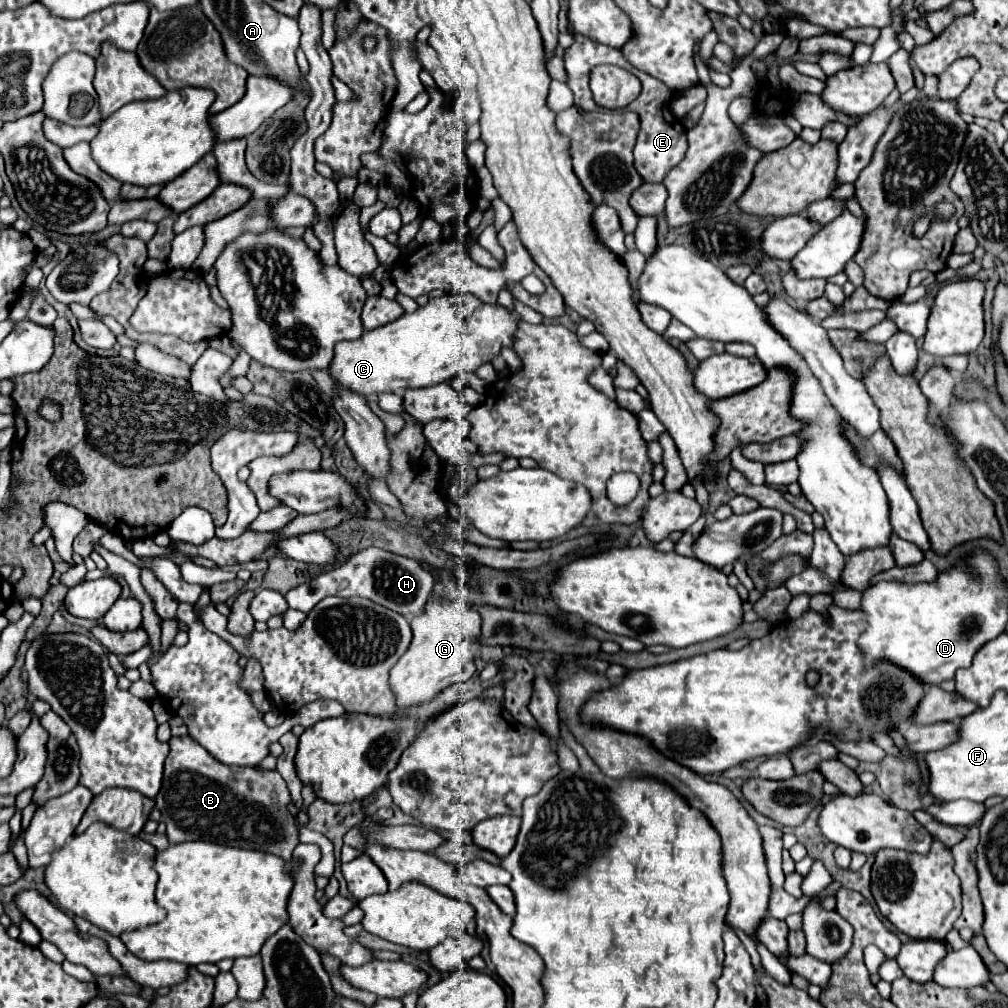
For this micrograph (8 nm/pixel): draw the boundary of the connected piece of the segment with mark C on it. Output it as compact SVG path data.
M450 293L436 299L428 299L428 303L424 307L418 307L414 313L404 313L400 319L384 327L366 331L356 341L338 343L334 351L334 361L330 365L332 377L336 377L336 381L342 383L346 389L356 391L367 399L377 400L378 393L394 393L403 397L408 389L452 381L460 373L474 373L480 365L498 357L504 347L512 349L518 323L520 319L514 315L514 311L498 303L480 303L480 299L468 293Z

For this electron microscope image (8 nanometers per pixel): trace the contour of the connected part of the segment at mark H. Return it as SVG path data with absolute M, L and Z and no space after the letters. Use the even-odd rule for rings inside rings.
M368 547L368 549L352 555L340 567L336 567L328 573L322 573L316 579L312 579L310 583L304 583L304 585L288 591L284 597L290 605L290 609L298 609L302 613L308 613L318 601L322 601L328 595L366 597L366 599L380 603L382 607L388 607L410 619L424 611L424 607L432 595L432 587L434 587L434 577L418 561L382 551L378 547Z

